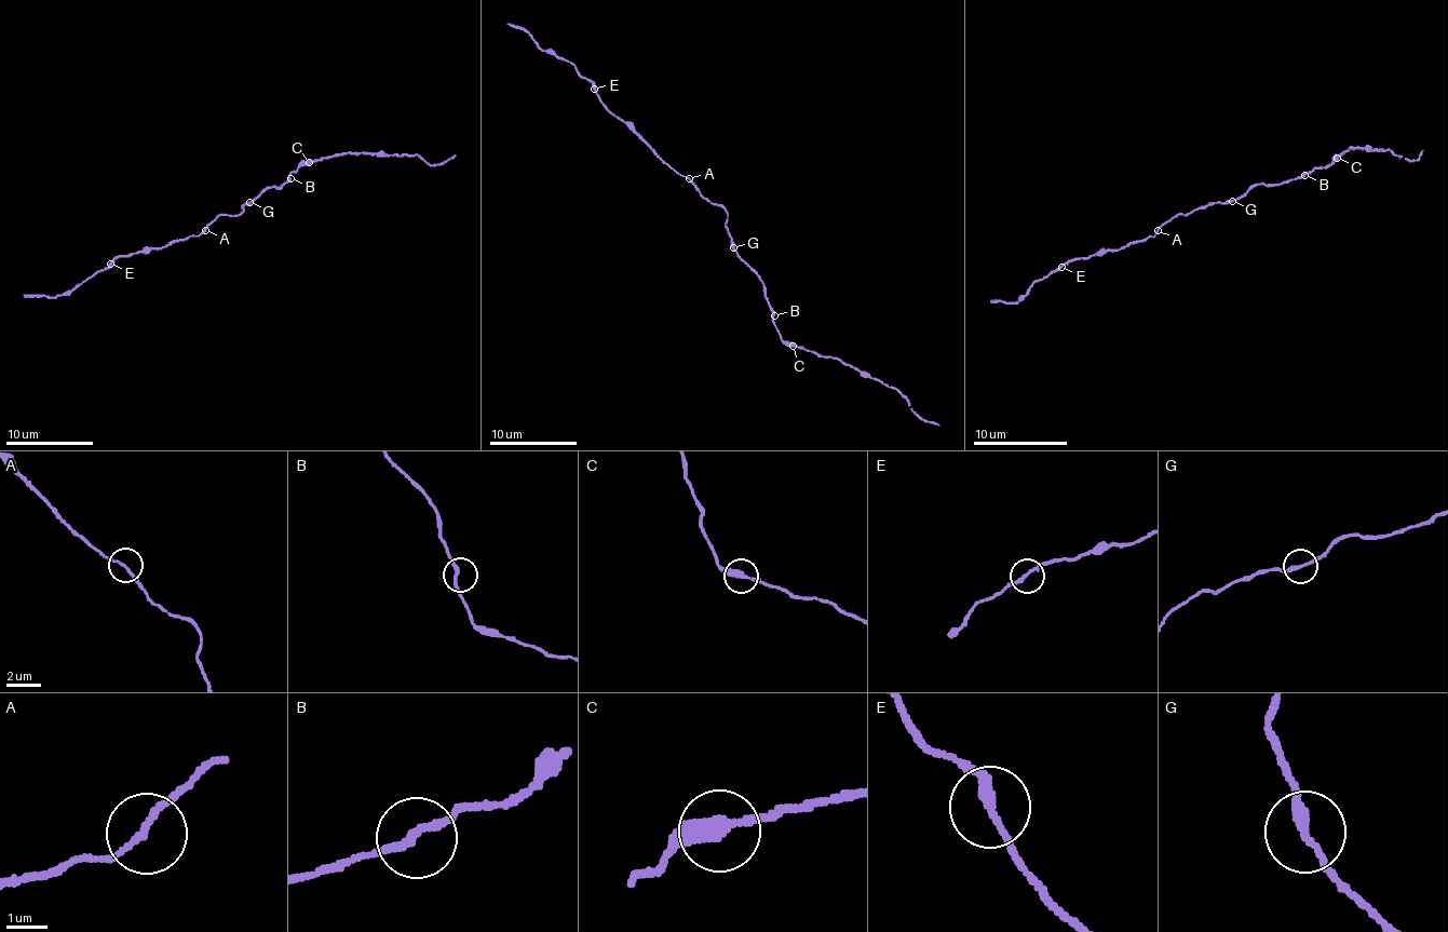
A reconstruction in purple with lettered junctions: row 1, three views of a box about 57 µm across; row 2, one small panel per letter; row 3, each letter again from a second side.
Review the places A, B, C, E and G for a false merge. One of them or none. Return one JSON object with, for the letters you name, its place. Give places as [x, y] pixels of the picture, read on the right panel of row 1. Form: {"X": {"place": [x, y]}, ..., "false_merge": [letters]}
{"false_merge": []}

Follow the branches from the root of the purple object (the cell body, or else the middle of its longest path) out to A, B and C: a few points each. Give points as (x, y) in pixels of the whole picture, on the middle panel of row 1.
A: (727, 228), (727, 213), (712, 204), (690, 178)
B: (727, 228), (733, 250), (763, 285), (768, 307), (774, 315)
C: (727, 228), (733, 250), (763, 285), (780, 337), (793, 346)

